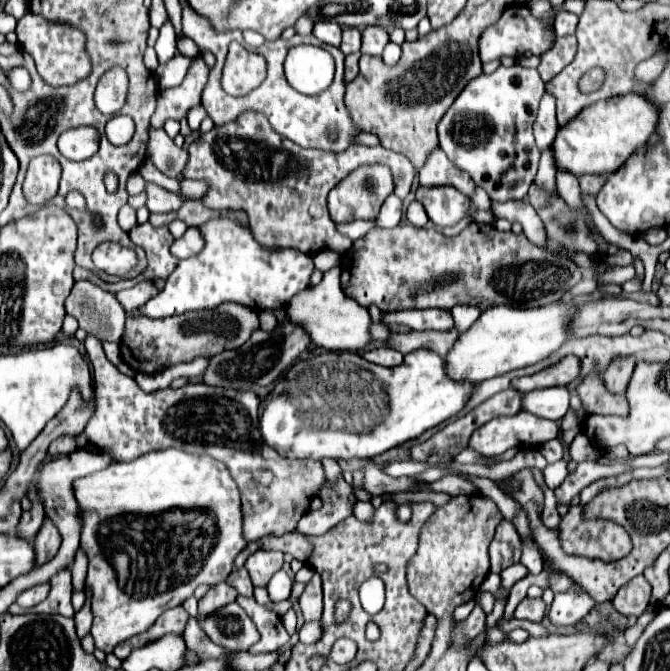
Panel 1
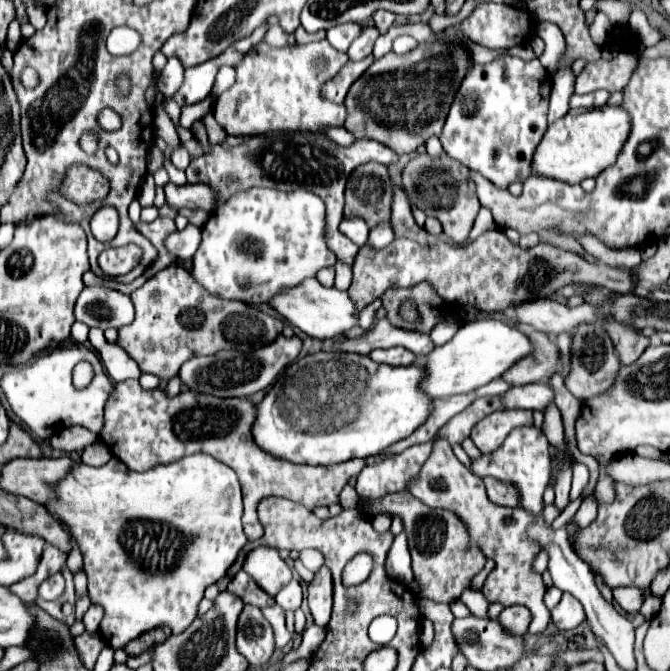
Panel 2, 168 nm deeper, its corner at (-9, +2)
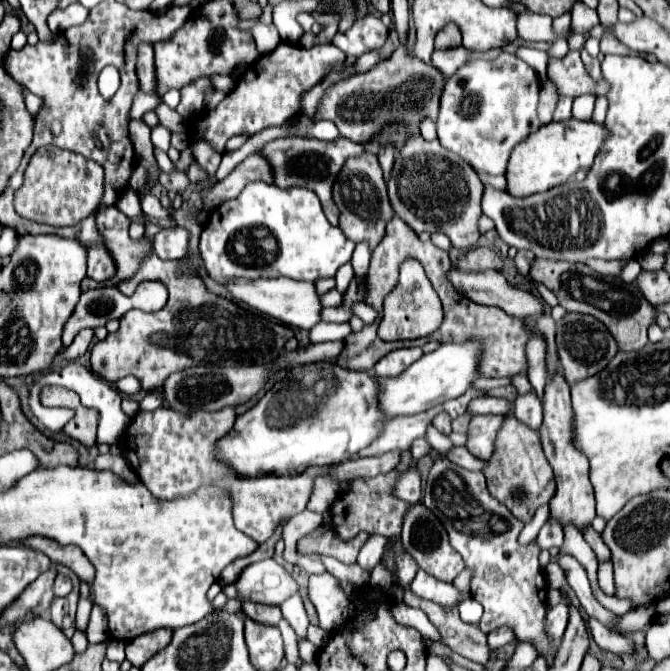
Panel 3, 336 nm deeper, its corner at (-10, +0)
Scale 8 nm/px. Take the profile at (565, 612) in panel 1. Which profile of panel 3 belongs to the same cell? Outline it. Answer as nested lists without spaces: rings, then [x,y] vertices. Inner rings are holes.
[[[565,602],[551,606],[547,610],[547,632],[555,642],[561,640],[565,628],[567,628],[567,620],[569,620],[569,606]]]

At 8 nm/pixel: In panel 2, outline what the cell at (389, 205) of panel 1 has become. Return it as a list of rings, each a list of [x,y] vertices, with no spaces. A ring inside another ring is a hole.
[[[386,222],[386,224],[374,226],[374,228],[370,230],[366,246],[368,246],[370,250],[382,250],[382,248],[386,248],[392,240],[394,240],[394,232],[390,230],[390,222]]]

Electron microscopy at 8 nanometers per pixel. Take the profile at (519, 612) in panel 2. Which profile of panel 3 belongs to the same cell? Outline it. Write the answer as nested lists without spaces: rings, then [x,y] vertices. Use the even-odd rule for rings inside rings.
[[[501,626],[493,632],[489,632],[489,636],[487,636],[487,642],[493,650],[497,650],[497,648],[501,648],[513,640],[515,640],[515,632],[511,632],[511,628],[507,628],[507,626]]]

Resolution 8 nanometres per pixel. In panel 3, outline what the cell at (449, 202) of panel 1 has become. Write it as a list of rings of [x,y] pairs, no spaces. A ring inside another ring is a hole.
[[[421,136],[411,138],[403,150],[399,152],[399,156],[395,158],[395,166],[391,172],[391,180],[389,180],[389,198],[391,204],[395,208],[395,212],[419,234],[423,230],[427,232],[443,232],[449,236],[451,244],[459,250],[469,250],[477,244],[479,240],[479,228],[477,228],[477,220],[481,216],[481,194],[483,194],[483,182],[477,176],[477,172],[463,162],[459,156],[455,156],[453,152],[449,152],[447,148],[443,148],[439,144],[439,140],[427,142]]]

